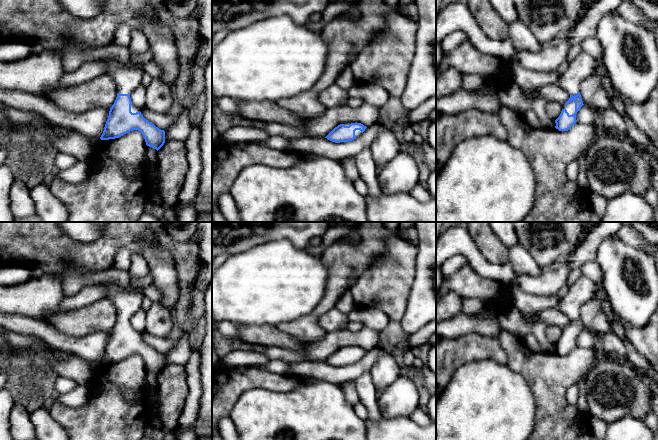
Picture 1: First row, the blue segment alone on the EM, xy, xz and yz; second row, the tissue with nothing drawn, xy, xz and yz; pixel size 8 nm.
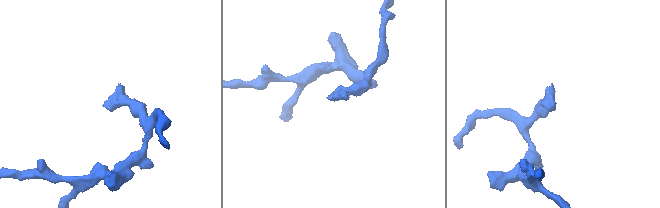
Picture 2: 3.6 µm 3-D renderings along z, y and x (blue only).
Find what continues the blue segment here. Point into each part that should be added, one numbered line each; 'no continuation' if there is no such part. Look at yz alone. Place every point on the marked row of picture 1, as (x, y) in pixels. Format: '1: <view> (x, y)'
1: yz (570, 108)

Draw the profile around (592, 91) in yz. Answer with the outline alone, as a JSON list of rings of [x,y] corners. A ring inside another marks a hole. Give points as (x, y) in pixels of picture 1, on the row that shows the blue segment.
[[[591,75],[580,84],[583,104],[606,110],[612,106],[611,100],[599,76]]]

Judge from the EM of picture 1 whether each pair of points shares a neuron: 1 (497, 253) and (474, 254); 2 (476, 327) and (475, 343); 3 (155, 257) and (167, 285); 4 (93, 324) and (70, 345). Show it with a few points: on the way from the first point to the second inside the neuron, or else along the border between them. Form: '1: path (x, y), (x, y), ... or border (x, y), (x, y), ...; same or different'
1: border (470, 234), (481, 253), (488, 260), (504, 265); different
2: border (496, 337), (465, 333), (453, 339); different
3: path (162, 264), (167, 278); same
4: border (58, 329), (64, 333), (76, 336), (103, 332); different

